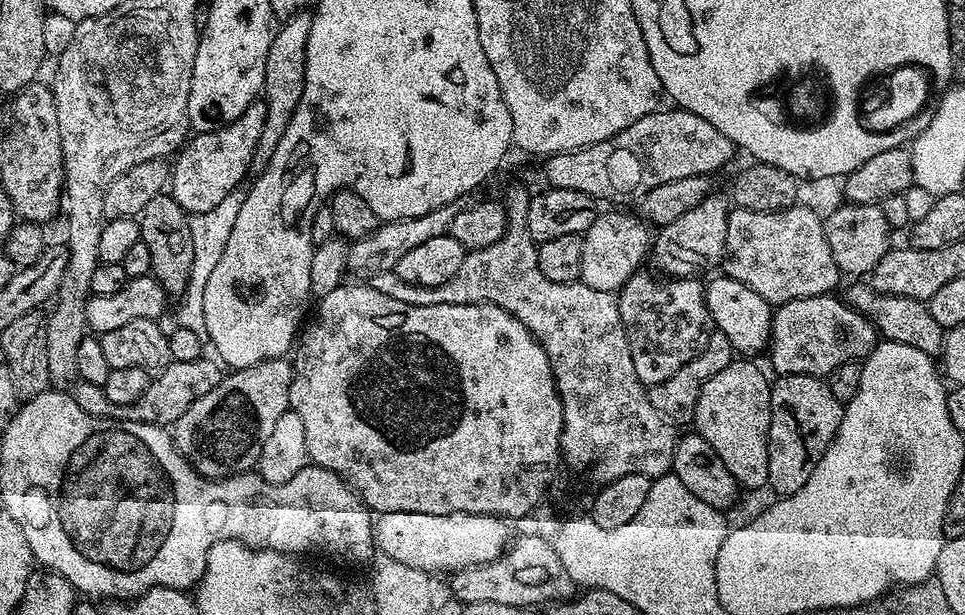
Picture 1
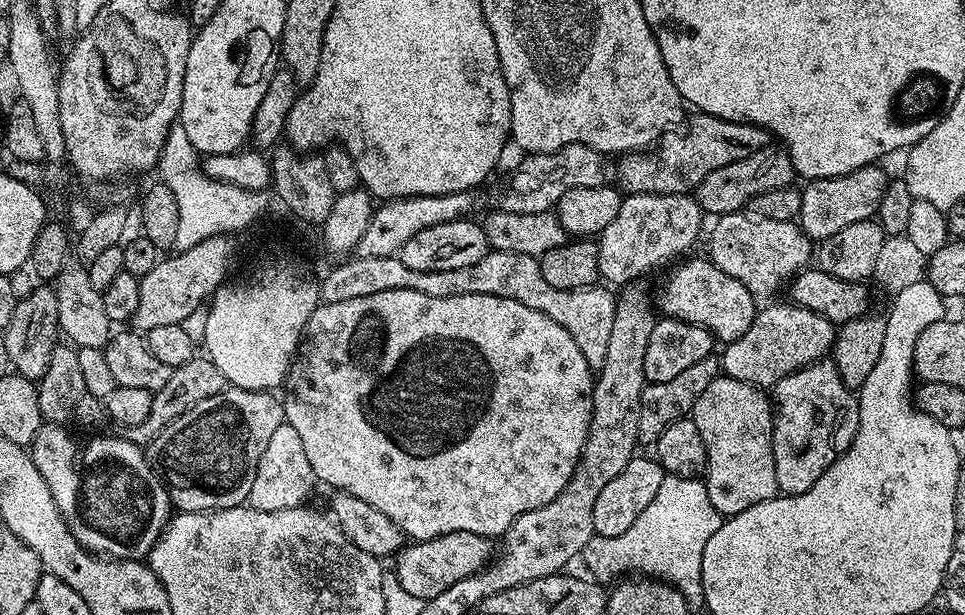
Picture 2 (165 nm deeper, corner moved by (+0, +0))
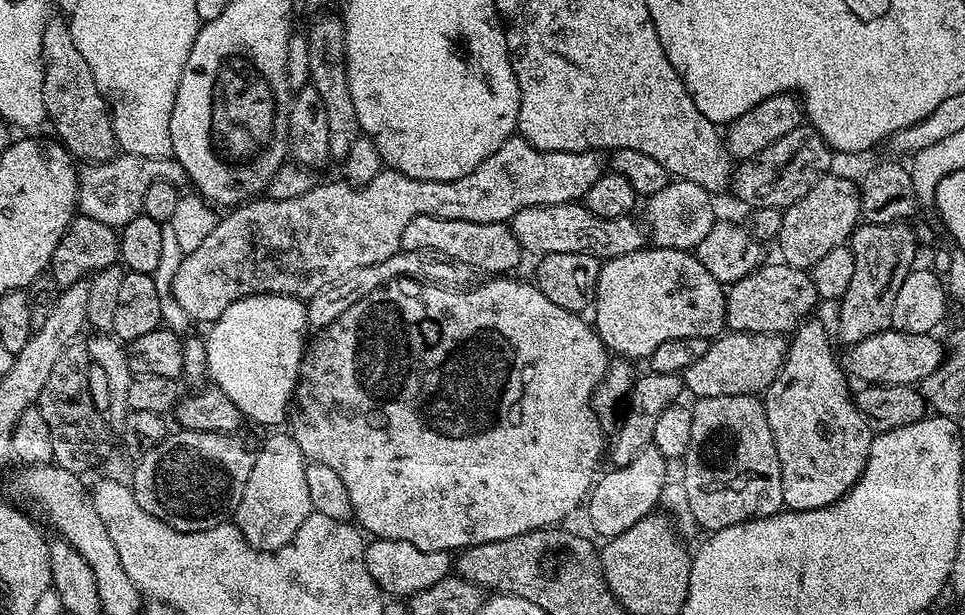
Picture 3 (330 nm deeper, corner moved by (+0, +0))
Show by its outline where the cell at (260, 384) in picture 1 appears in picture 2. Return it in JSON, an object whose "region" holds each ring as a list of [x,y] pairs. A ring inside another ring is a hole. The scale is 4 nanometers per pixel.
{"region":[[[225,386],[218,394],[192,404],[186,414],[174,418],[170,426],[163,428],[153,438],[150,445],[151,459],[168,489],[168,497],[179,511],[213,512],[238,508],[247,501],[250,486],[254,486],[258,458],[262,458],[262,450],[266,450],[266,442],[270,442],[274,430],[286,422],[283,403],[272,396],[275,395],[271,391],[255,392]]]}

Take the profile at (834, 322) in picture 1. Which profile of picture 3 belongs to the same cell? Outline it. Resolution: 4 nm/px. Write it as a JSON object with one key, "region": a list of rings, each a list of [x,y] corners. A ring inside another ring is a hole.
{"region":[[[725,331],[709,343],[706,354],[683,372],[685,389],[696,398],[756,396],[763,394],[778,378],[788,353],[789,341],[774,332]]]}

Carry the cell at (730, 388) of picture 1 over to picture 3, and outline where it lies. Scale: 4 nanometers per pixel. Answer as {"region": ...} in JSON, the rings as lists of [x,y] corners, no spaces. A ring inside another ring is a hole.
{"region":[[[756,396],[699,398],[695,403],[691,405],[690,446],[682,458],[682,483],[686,486],[688,512],[693,521],[713,533],[726,530],[726,526],[738,526],[747,520],[776,515],[784,508],[782,470],[778,462],[778,450],[770,434],[770,422],[766,422],[763,403]]]}

